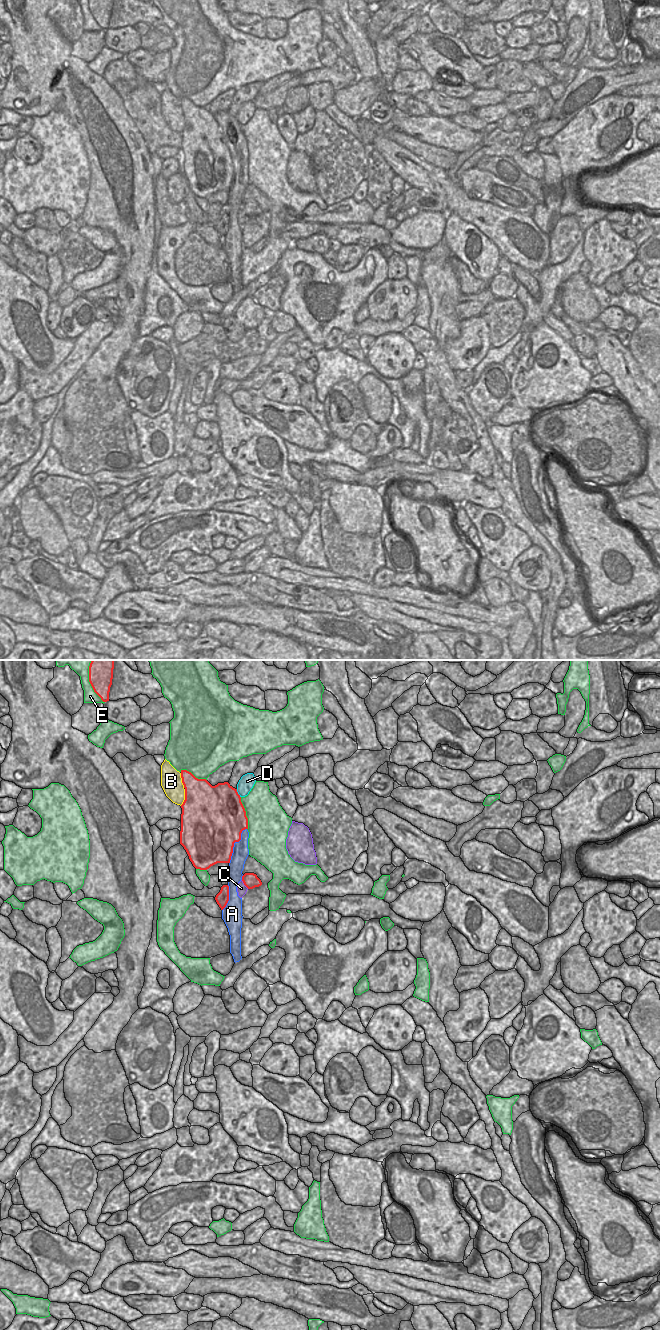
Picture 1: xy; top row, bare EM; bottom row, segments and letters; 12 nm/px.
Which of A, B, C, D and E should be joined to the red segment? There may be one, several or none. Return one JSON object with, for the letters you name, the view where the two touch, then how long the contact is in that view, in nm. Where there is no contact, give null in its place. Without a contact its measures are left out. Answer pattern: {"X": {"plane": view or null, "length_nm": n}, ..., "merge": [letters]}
{"merge": []}

